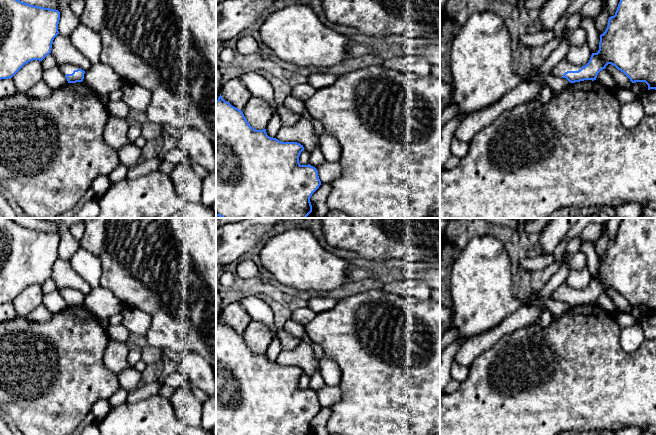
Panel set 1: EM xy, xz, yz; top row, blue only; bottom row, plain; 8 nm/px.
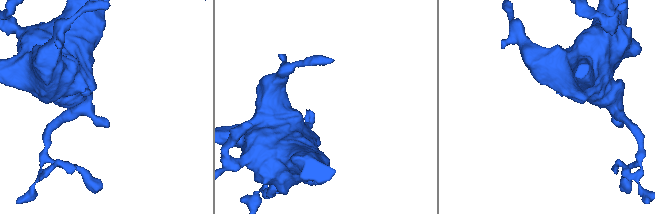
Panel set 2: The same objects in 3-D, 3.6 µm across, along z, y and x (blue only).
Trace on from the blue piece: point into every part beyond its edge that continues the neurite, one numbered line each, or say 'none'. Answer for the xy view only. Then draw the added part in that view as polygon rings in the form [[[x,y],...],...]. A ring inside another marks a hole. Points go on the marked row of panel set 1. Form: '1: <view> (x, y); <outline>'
1: xy (64, 68); [[[62,64],[58,67],[63,75],[72,74],[74,70],[80,69],[78,66],[73,64]]]

